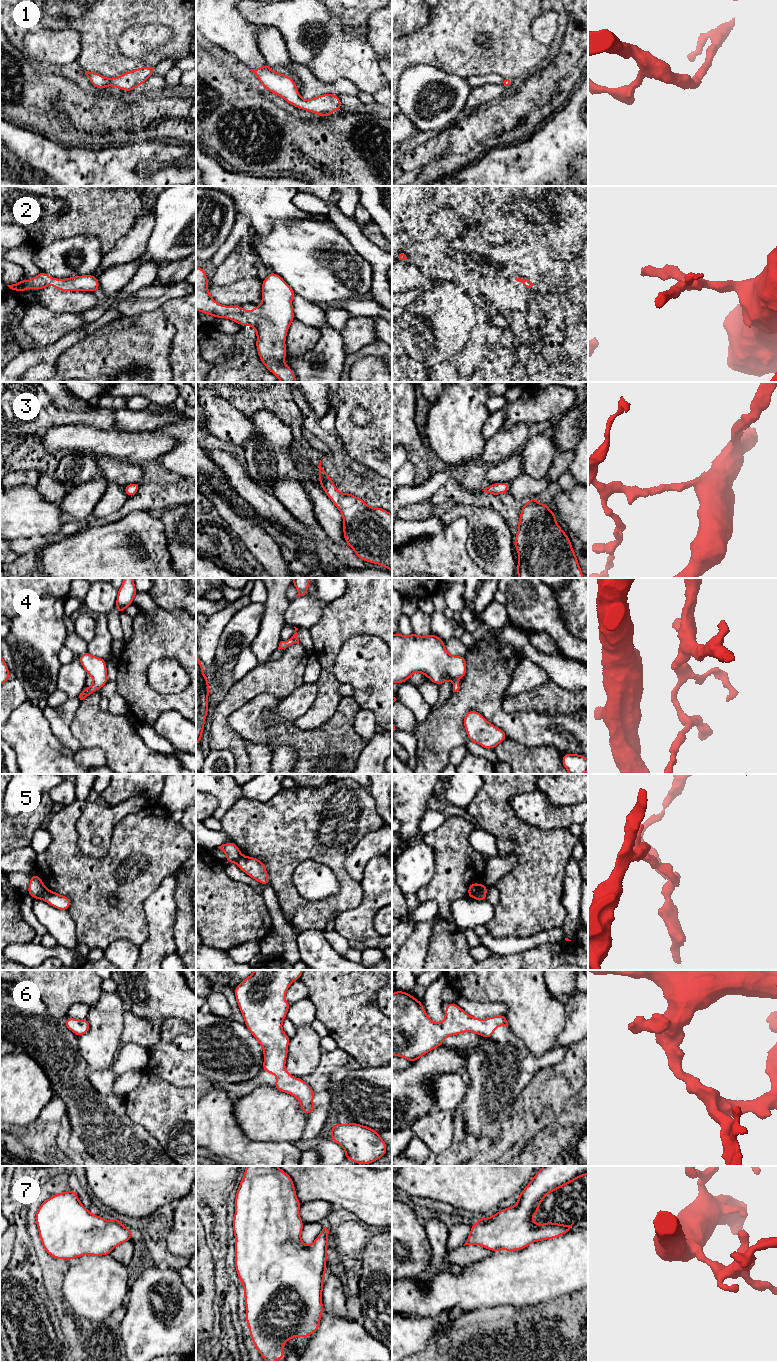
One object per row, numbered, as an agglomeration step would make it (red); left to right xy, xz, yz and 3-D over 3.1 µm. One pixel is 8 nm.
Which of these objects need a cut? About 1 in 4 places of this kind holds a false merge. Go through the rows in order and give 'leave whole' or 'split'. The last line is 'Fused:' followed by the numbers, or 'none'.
1: leave whole
2: leave whole
3: leave whole
4: leave whole
5: split
6: leave whole
7: leave whole
Fused: 5

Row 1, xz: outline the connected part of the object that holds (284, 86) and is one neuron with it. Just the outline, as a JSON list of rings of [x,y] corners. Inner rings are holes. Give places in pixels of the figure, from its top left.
[[[270,64],[260,68],[248,69],[259,79],[260,83],[271,93],[282,97],[289,104],[299,109],[319,114],[321,117],[331,115],[334,111],[342,109],[340,99],[335,94],[322,94],[309,100],[304,100],[298,90],[295,81],[284,74],[273,71]]]

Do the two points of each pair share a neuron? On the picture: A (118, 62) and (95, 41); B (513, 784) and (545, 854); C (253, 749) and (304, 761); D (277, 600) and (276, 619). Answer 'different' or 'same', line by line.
A: same
B: same
C: different
D: same

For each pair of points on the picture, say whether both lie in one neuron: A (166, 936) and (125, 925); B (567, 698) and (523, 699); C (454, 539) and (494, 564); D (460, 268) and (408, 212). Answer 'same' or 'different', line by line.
A: different
B: same
C: different
D: different

